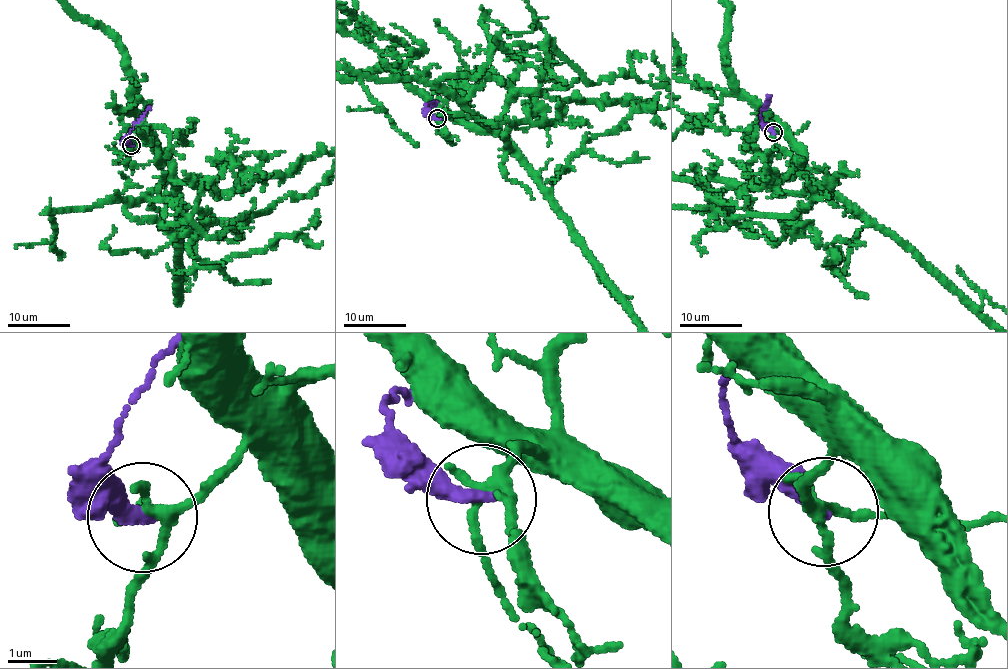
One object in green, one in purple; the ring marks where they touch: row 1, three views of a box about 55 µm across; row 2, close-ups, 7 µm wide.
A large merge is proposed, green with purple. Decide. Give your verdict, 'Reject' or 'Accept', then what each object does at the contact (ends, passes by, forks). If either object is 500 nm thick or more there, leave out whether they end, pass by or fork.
Reject. At the ring green forks. At the ring purple ends

